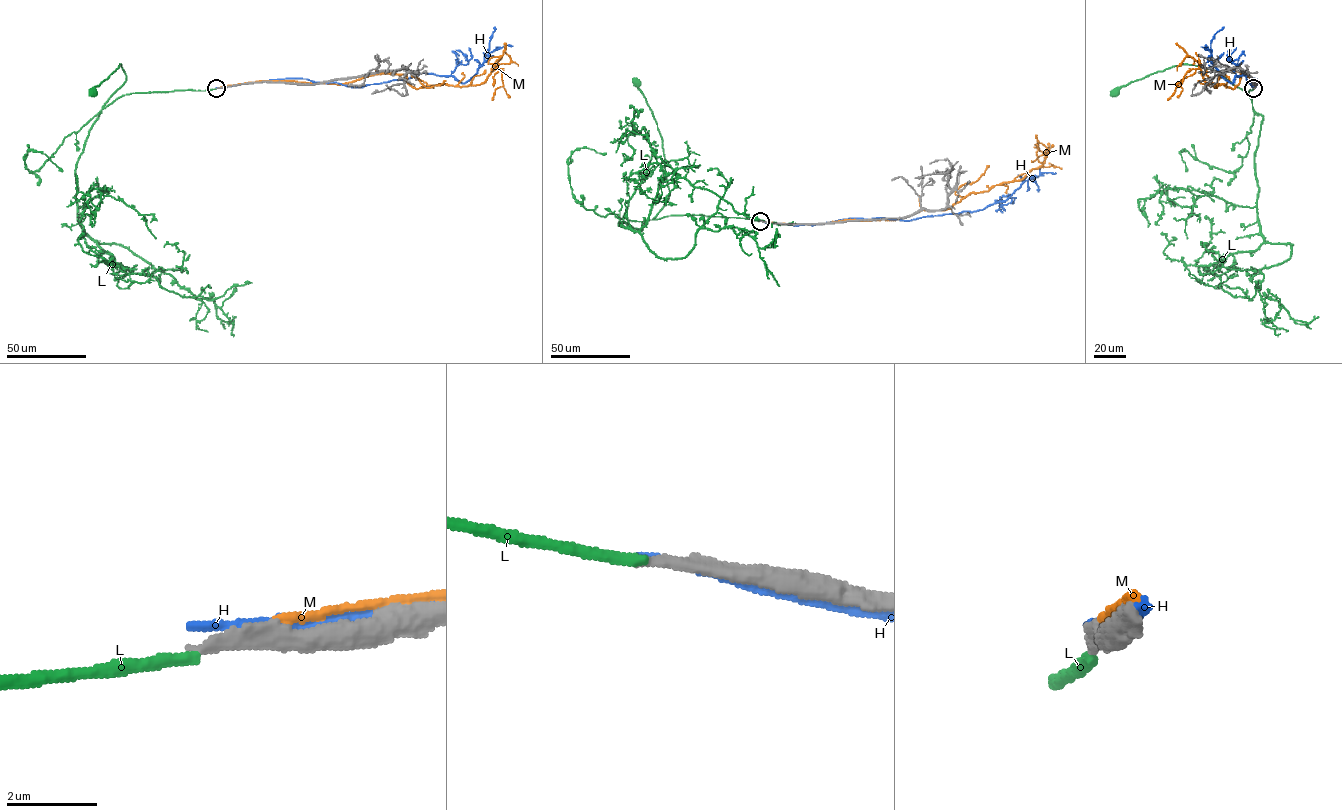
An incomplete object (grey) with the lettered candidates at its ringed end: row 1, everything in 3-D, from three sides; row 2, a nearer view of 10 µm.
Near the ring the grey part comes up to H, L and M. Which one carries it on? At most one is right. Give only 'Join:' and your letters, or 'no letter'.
Join: no letter

